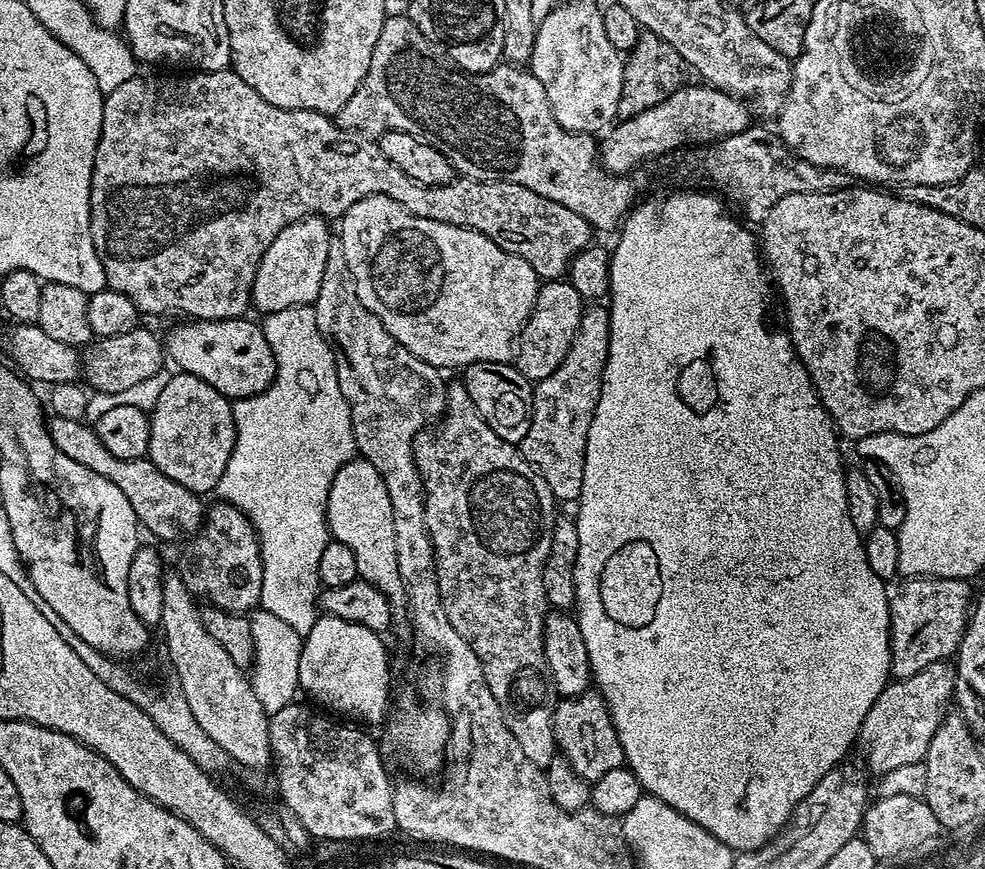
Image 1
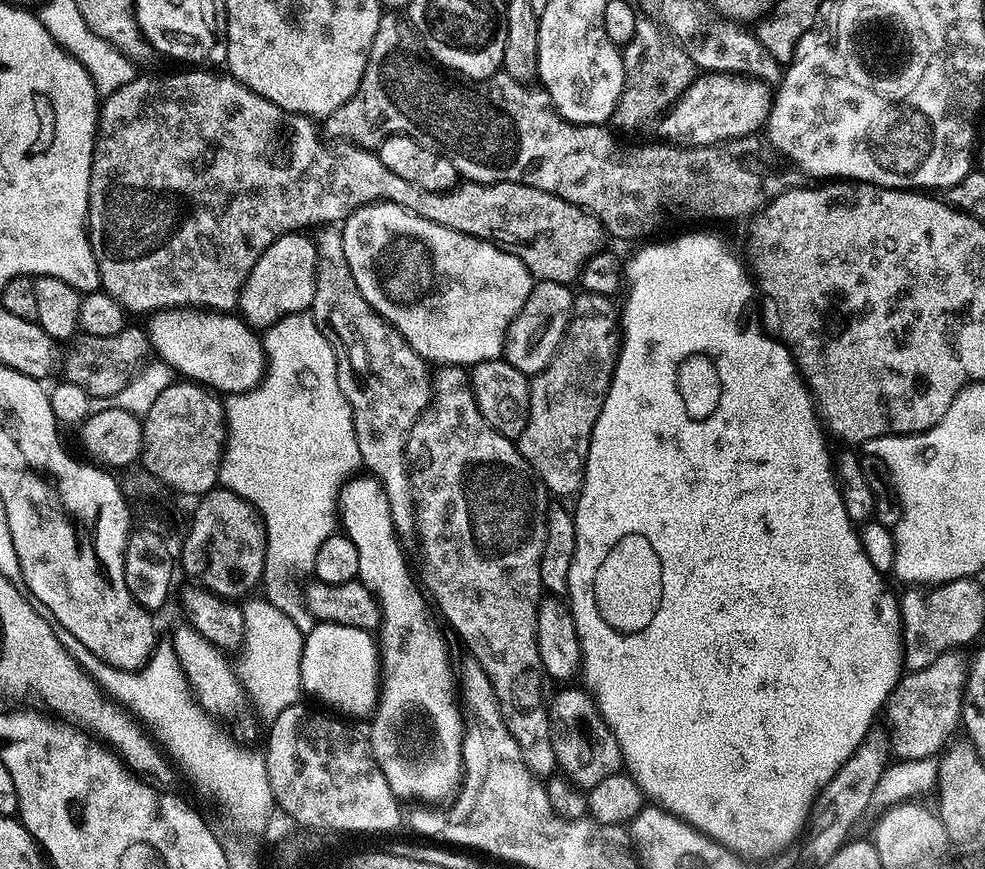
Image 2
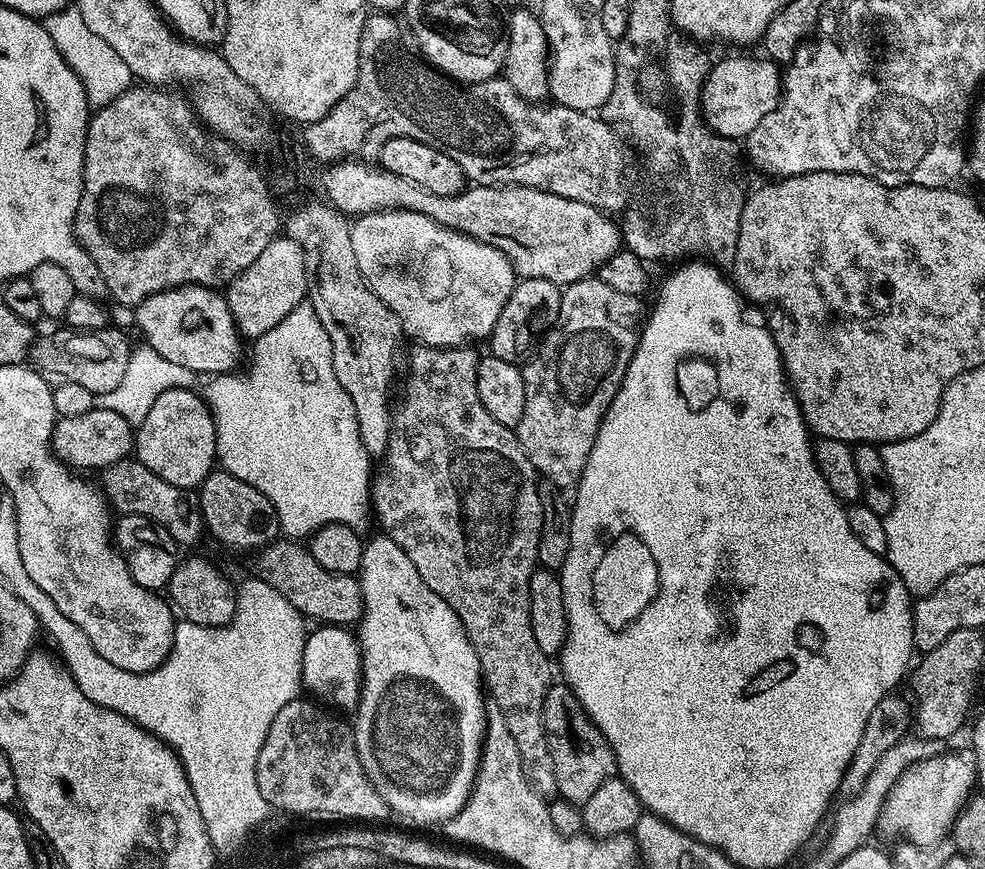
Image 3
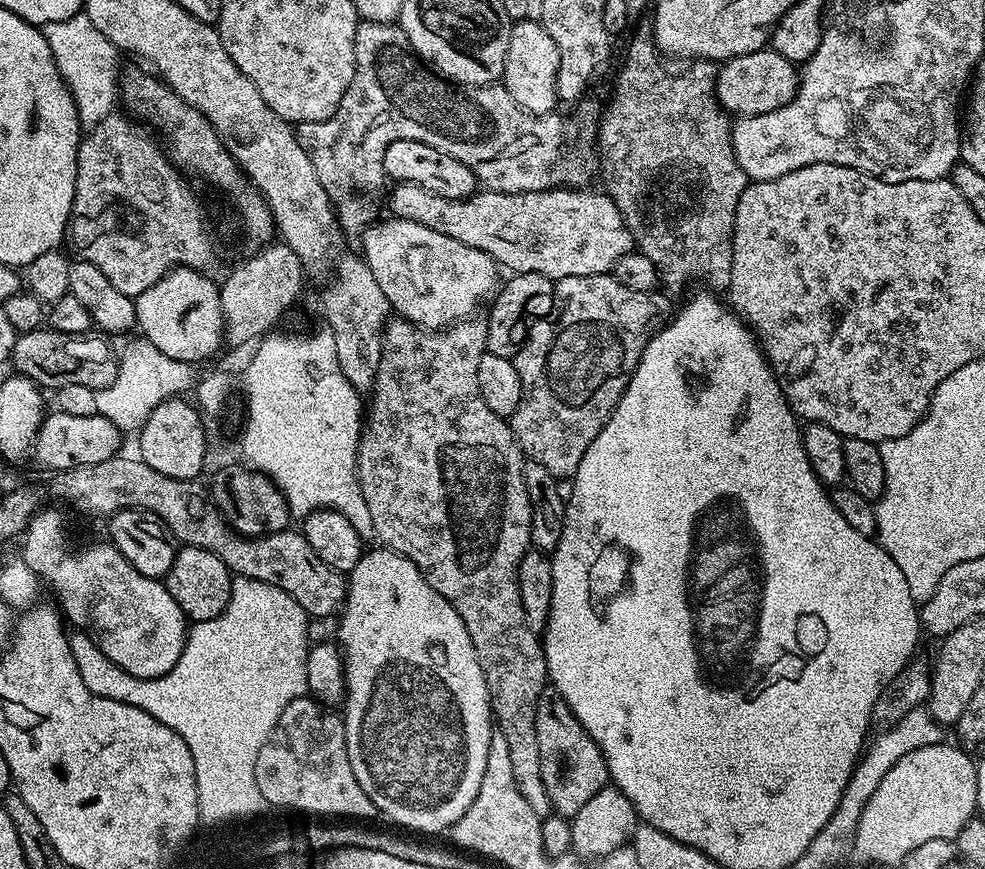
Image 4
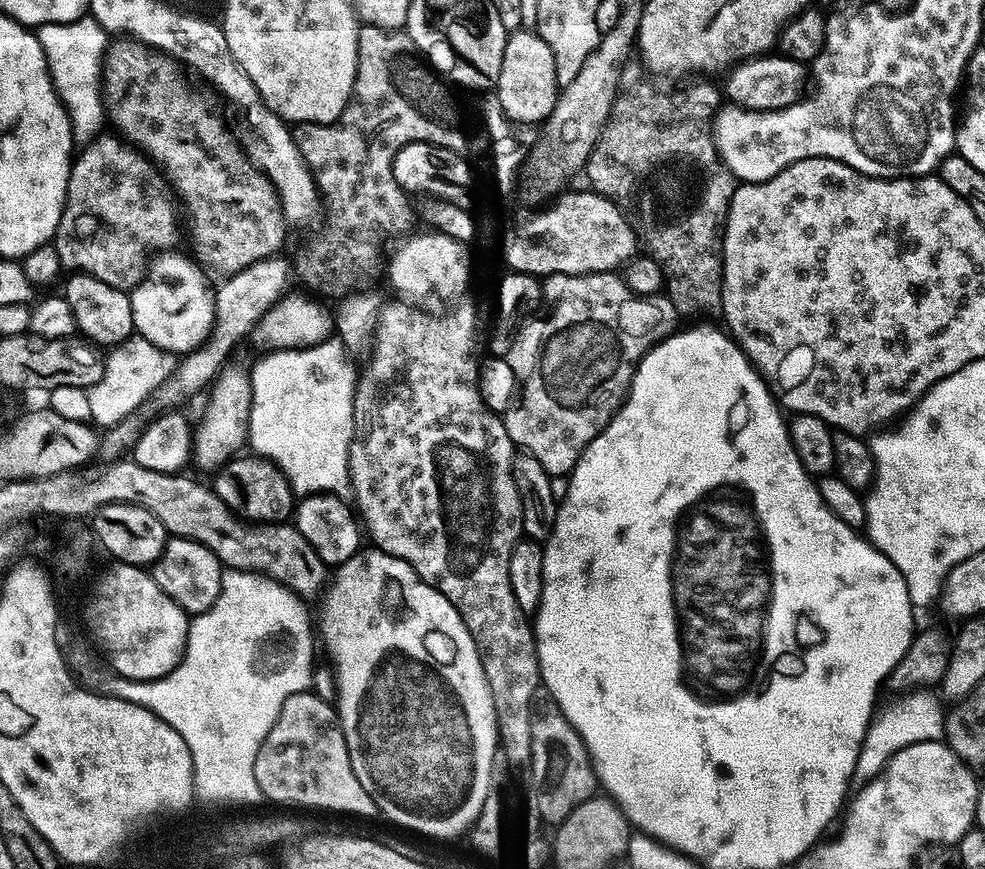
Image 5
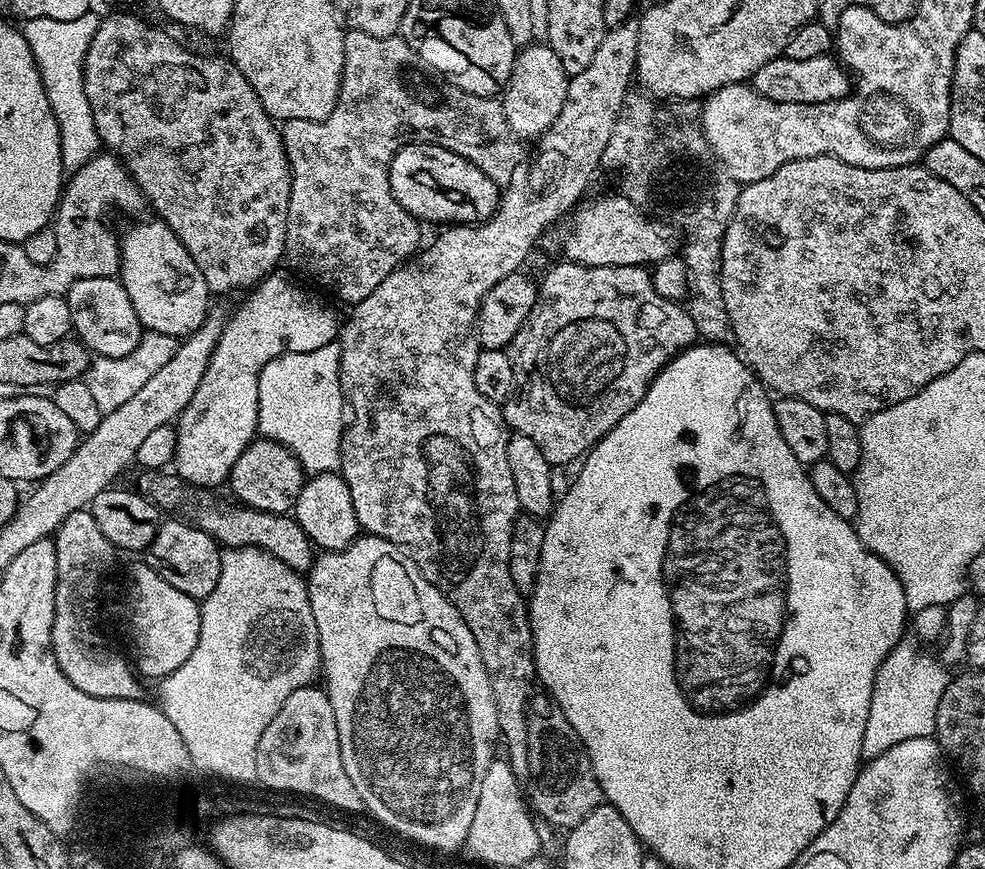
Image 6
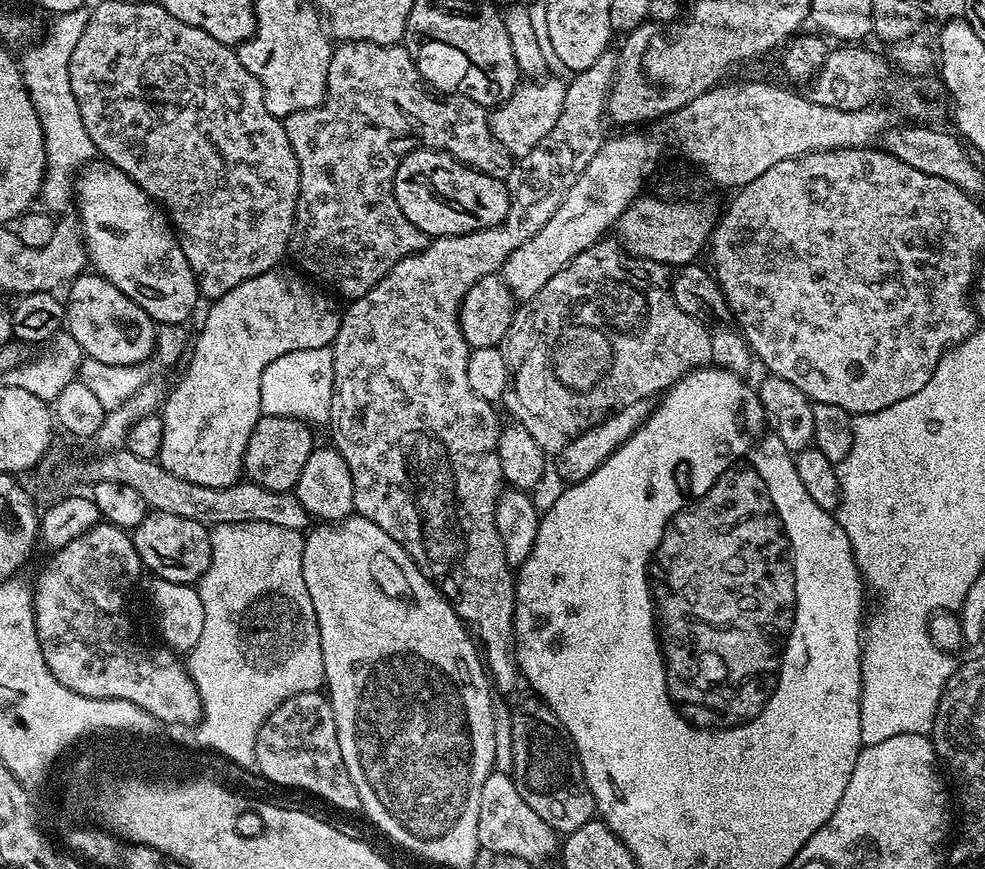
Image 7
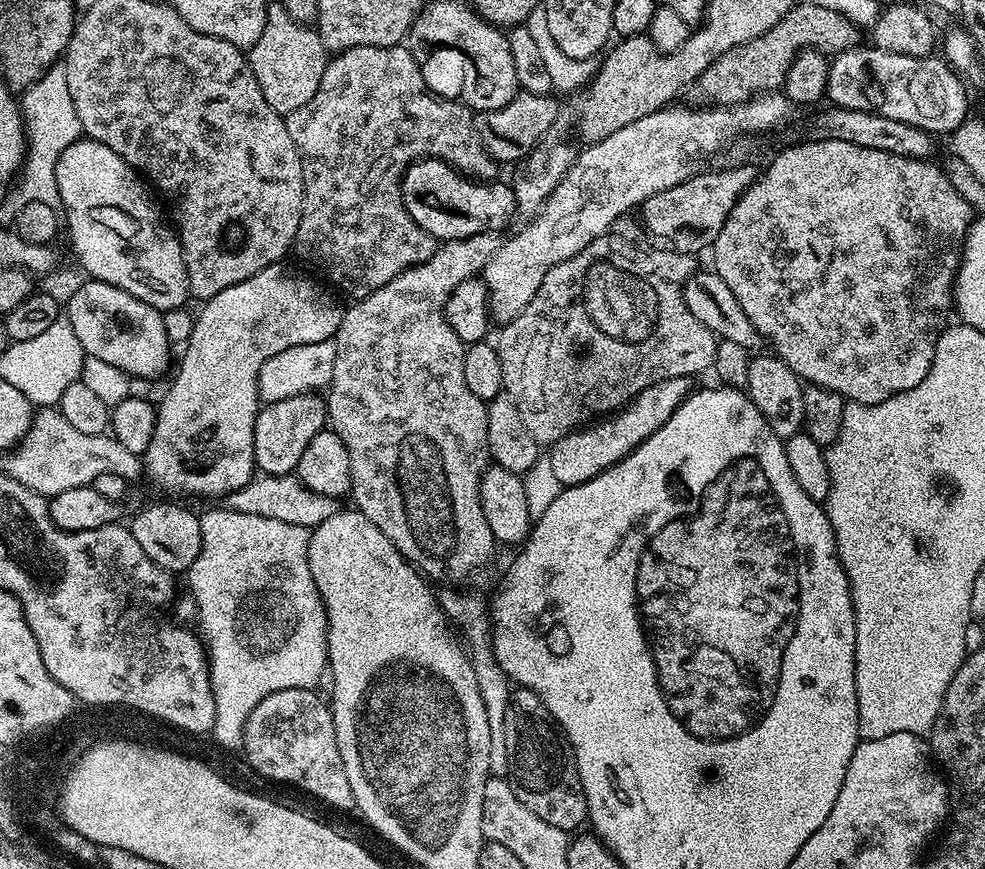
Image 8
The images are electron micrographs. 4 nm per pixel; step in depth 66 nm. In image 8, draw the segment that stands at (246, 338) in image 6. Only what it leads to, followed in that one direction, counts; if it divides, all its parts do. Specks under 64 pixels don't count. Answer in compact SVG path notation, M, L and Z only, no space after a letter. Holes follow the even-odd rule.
M280 261L264 267L258 274L252 275L244 282L235 283L227 287L214 298L205 301L201 305L201 312L195 315L194 326L186 344L183 345L184 357L180 360L180 369L172 380L172 385L164 392L164 397L158 400L156 410L156 425L154 426L154 438L142 457L142 468L154 483L168 492L185 492L186 495L206 494L208 496L223 497L249 483L256 472L254 458L254 422L260 409L259 392L257 390L258 374L262 366L276 354L284 353L287 349L298 347L298 345L321 344L331 341L341 325L343 307L339 305L328 292L325 285L320 286L316 281L308 278L304 273L296 270L289 262Z

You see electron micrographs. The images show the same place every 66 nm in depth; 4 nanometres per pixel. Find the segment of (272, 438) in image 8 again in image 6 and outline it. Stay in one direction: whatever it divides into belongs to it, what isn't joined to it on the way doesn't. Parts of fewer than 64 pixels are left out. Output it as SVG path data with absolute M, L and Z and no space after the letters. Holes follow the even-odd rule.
M256 438L234 463L226 484L232 487L239 503L245 508L257 508L260 512L288 514L295 509L296 499L306 479L304 467L295 454L277 440Z

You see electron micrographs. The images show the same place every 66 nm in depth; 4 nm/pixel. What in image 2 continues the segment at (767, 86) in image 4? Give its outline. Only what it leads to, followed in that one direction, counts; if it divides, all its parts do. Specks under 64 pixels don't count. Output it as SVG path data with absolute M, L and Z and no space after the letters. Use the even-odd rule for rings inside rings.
M704 72L697 75L692 85L685 90L667 112L659 117L660 132L665 141L675 145L720 144L724 141L738 139L759 133L765 127L768 109L774 99L773 89L767 88L765 81L734 72Z

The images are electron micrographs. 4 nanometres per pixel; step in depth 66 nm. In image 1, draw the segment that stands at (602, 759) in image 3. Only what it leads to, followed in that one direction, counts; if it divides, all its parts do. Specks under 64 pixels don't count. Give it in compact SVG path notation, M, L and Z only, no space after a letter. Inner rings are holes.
M589 690L581 696L569 696L555 705L552 721L559 755L564 756L573 771L589 782L610 774L625 763L622 742L616 733L608 703L599 691Z

